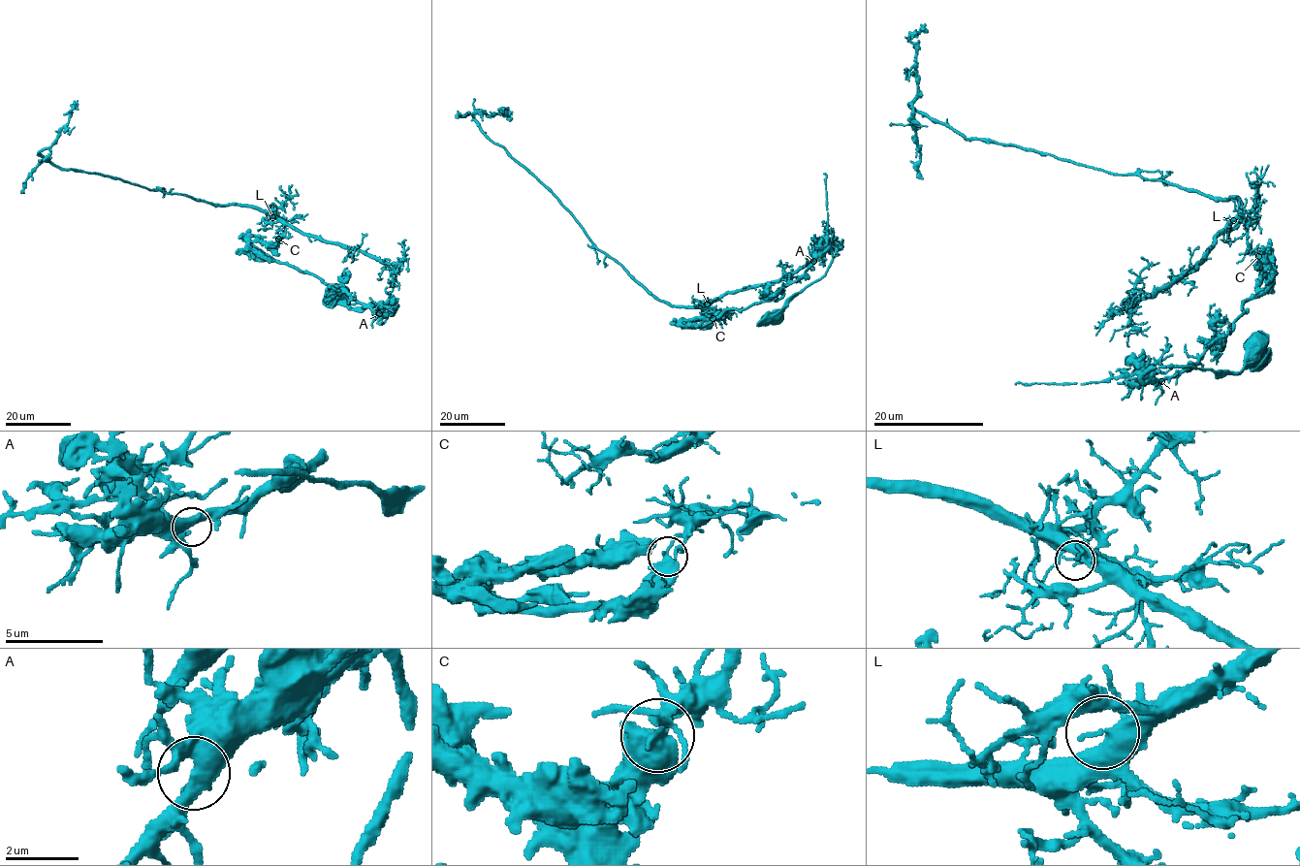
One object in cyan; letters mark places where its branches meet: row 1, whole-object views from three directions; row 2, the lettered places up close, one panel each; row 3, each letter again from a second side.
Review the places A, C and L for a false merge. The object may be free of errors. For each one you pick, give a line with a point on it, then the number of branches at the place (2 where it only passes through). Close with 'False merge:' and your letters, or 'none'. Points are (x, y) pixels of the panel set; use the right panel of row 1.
C: (1258, 256) | 3
False merge: C

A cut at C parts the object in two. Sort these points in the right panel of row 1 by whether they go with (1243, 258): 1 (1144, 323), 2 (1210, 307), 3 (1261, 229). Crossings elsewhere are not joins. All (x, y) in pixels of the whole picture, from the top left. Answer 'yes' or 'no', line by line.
1: yes
2: no
3: yes

